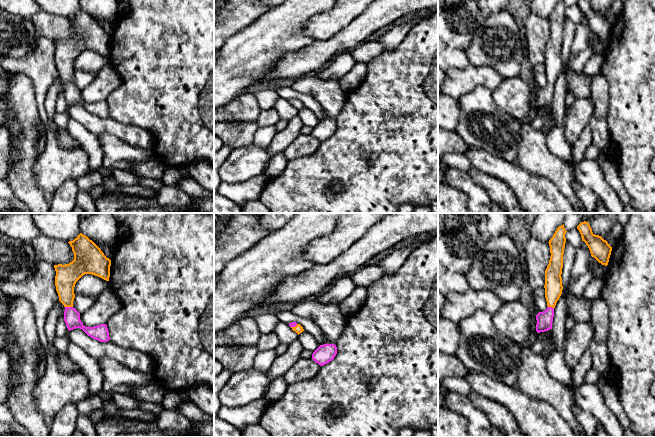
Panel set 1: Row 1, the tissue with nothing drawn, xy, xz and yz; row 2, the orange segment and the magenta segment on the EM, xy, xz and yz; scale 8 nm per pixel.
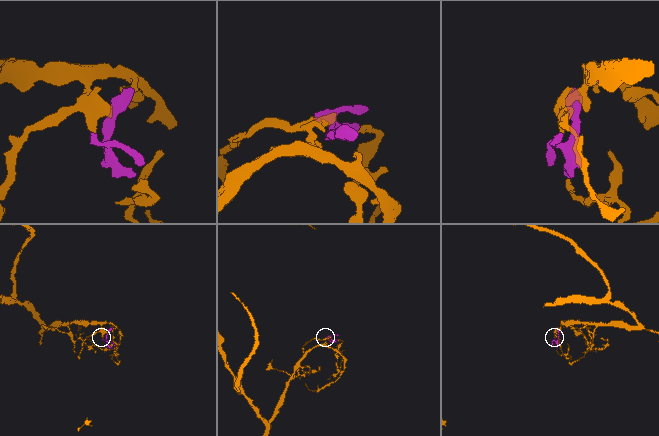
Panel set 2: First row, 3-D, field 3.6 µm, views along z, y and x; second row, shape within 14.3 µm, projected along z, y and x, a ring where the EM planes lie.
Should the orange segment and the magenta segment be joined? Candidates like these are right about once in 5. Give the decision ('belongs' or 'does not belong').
belongs

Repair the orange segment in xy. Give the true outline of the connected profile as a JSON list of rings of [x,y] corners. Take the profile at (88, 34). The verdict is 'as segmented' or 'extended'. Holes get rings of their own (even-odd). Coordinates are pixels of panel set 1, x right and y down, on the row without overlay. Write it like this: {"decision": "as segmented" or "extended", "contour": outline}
{"decision": "extended", "contour": [[[82,9],[68,19],[72,23],[74,36],[69,40],[54,41],[56,67],[59,77],[65,83],[64,97],[69,107],[80,104],[91,114],[107,118],[110,116],[107,101],[84,102],[80,96],[80,89],[73,83],[73,77],[75,60],[83,51],[92,50],[109,57],[111,36]]]}

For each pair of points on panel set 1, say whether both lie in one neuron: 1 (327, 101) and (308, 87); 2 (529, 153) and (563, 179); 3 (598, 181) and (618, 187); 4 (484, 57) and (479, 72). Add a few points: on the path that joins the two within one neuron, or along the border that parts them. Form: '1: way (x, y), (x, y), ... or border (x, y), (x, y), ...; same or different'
1: way (322, 96), (313, 87); same
2: way (537, 159), (555, 171); same
3: border (598, 163), (604, 179), (622, 202); different
4: border (471, 64), (475, 66), (491, 66), (502, 78); different

